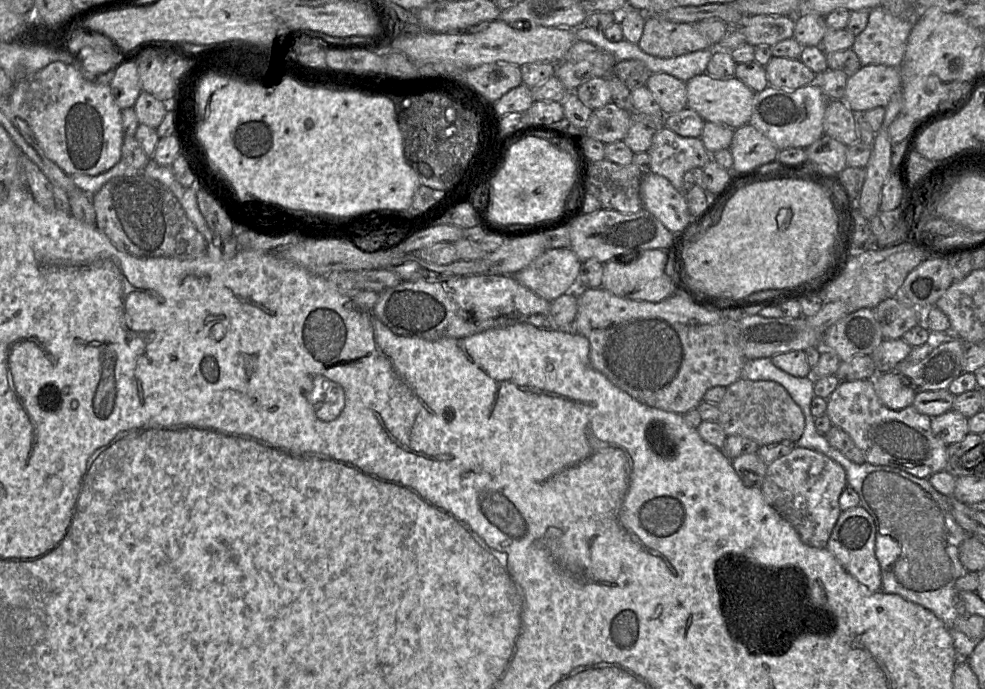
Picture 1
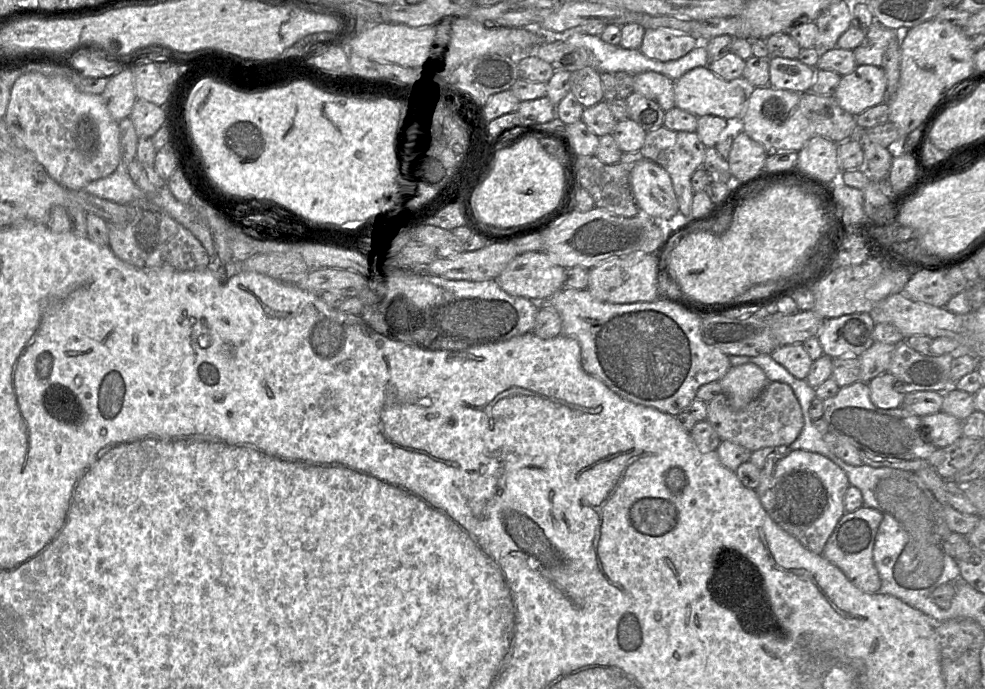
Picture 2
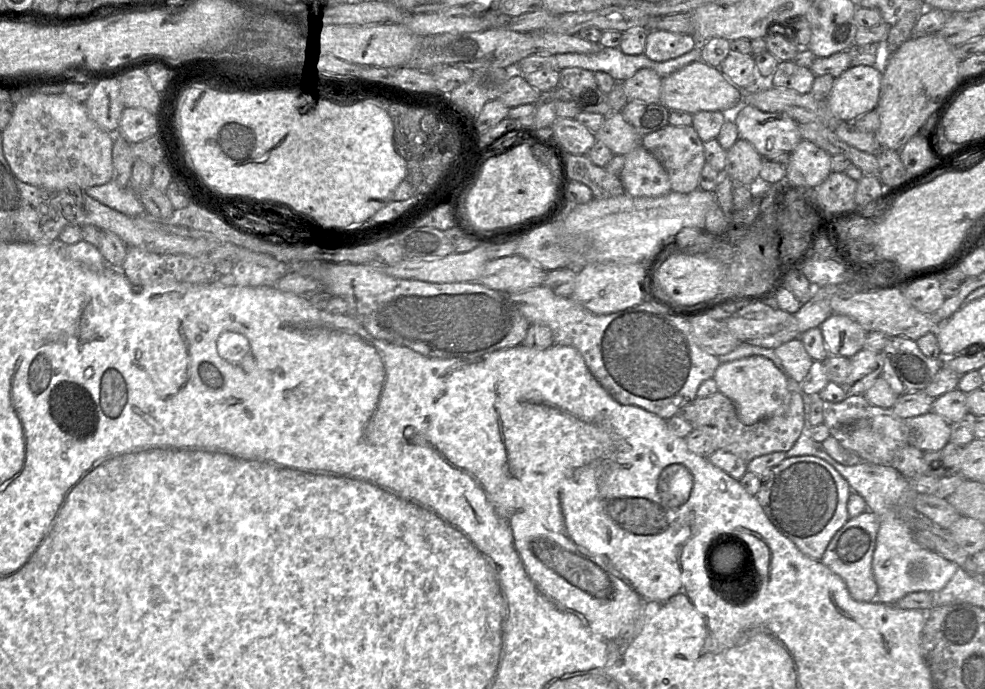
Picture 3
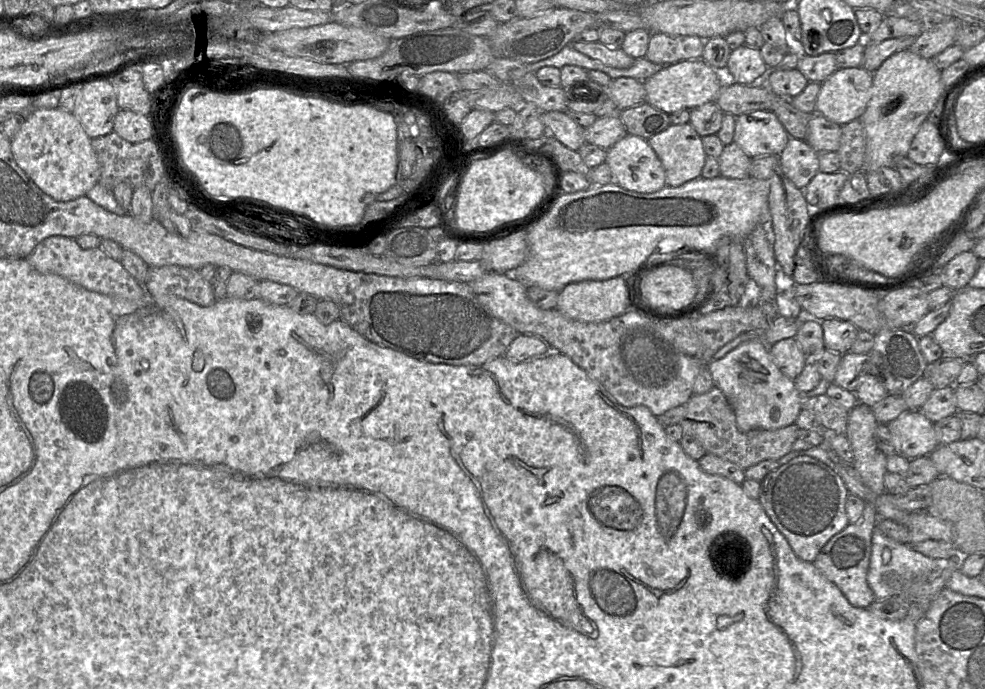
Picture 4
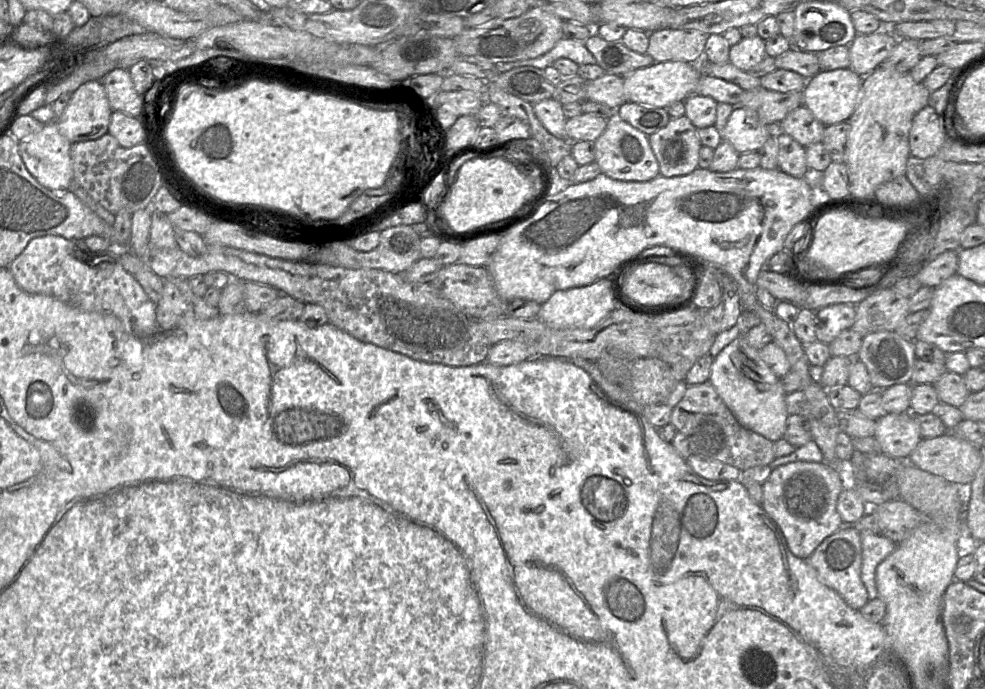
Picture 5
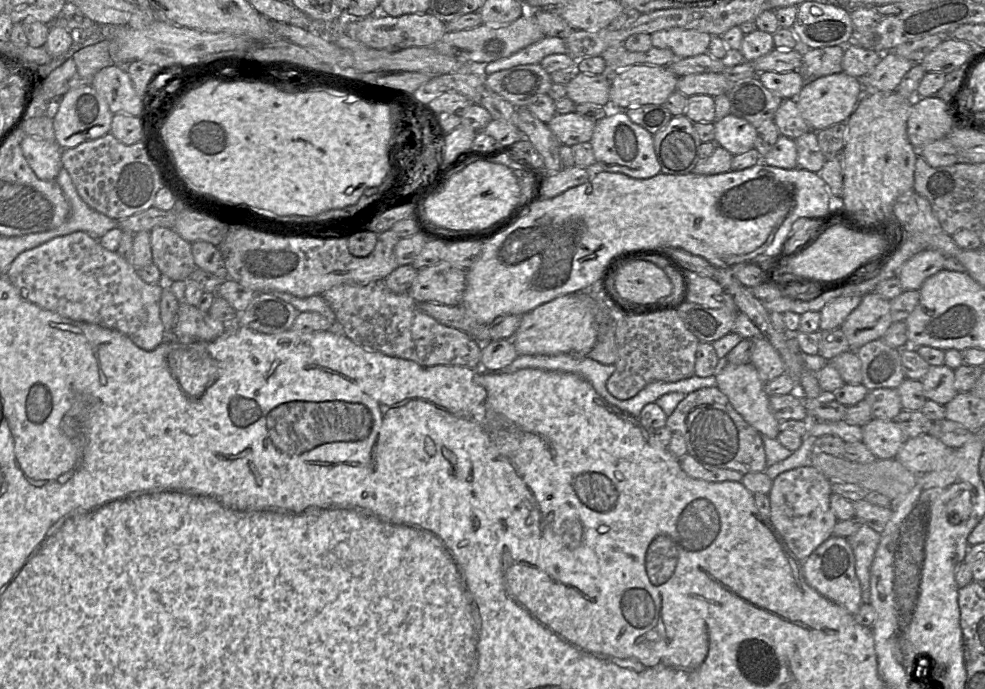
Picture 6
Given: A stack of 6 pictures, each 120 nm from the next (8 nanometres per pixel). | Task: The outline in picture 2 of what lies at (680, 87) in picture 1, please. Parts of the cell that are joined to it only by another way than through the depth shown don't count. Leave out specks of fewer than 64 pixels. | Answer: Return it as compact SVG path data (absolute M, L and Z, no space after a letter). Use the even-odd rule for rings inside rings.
M657 72L636 74L634 92L655 101L665 112L676 107L674 81Z

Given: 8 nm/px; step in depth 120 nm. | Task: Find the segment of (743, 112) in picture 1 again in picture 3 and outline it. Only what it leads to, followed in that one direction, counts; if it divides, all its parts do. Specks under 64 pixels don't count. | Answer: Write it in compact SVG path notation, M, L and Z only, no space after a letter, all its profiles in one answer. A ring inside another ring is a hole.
M699 60L662 79L660 103L669 110L681 110L691 115L701 111L733 113L742 104L742 90L733 85L719 68Z

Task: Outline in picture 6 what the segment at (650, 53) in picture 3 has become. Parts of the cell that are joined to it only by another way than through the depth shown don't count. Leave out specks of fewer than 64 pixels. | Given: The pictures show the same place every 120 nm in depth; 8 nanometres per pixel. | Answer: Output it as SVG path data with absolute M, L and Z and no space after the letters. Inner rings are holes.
M671 28L651 34L654 48L670 49L676 58L707 53L712 35L691 29Z

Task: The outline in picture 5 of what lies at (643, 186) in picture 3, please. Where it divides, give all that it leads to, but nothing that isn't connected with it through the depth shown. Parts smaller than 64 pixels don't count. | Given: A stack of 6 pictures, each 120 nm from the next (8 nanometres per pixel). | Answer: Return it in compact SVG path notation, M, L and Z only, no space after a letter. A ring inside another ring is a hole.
M606 119L607 126L603 133L594 141L595 162L601 173L621 181L644 182L659 175L659 164L650 146L648 136L630 124L620 120Z

